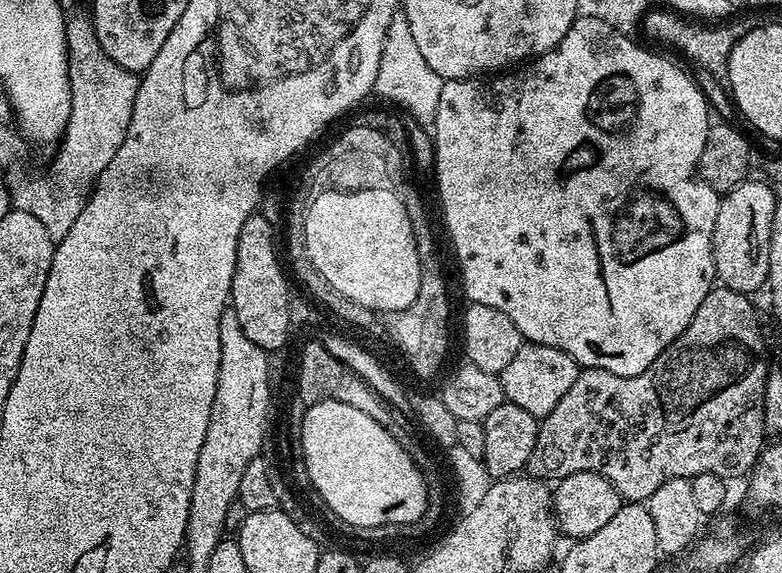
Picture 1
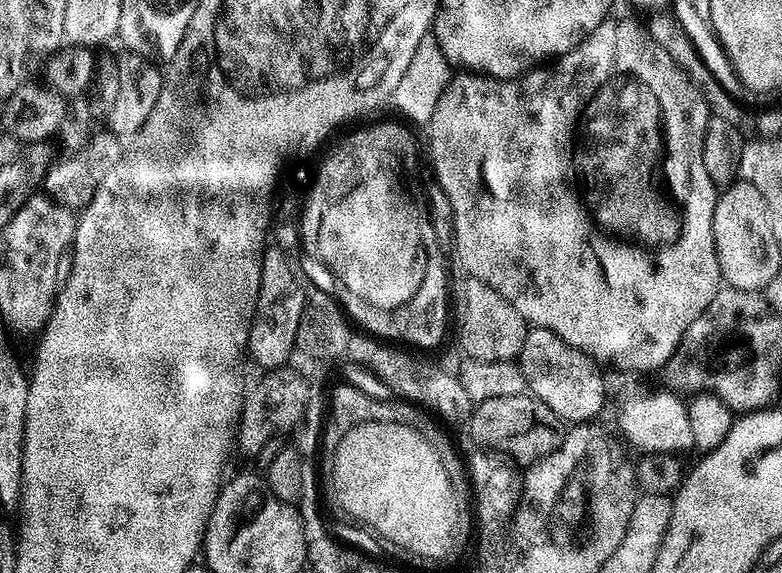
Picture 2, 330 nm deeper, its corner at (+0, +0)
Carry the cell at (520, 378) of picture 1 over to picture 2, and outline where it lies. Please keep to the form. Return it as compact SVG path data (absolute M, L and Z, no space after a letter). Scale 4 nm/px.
M529 327L526 338L522 342L522 350L518 357L518 363L522 370L522 378L526 378L526 389L536 399L541 400L558 418L569 425L583 424L597 419L596 415L604 408L604 376L601 365L590 359L582 350L562 342L558 334L554 334L545 328Z

